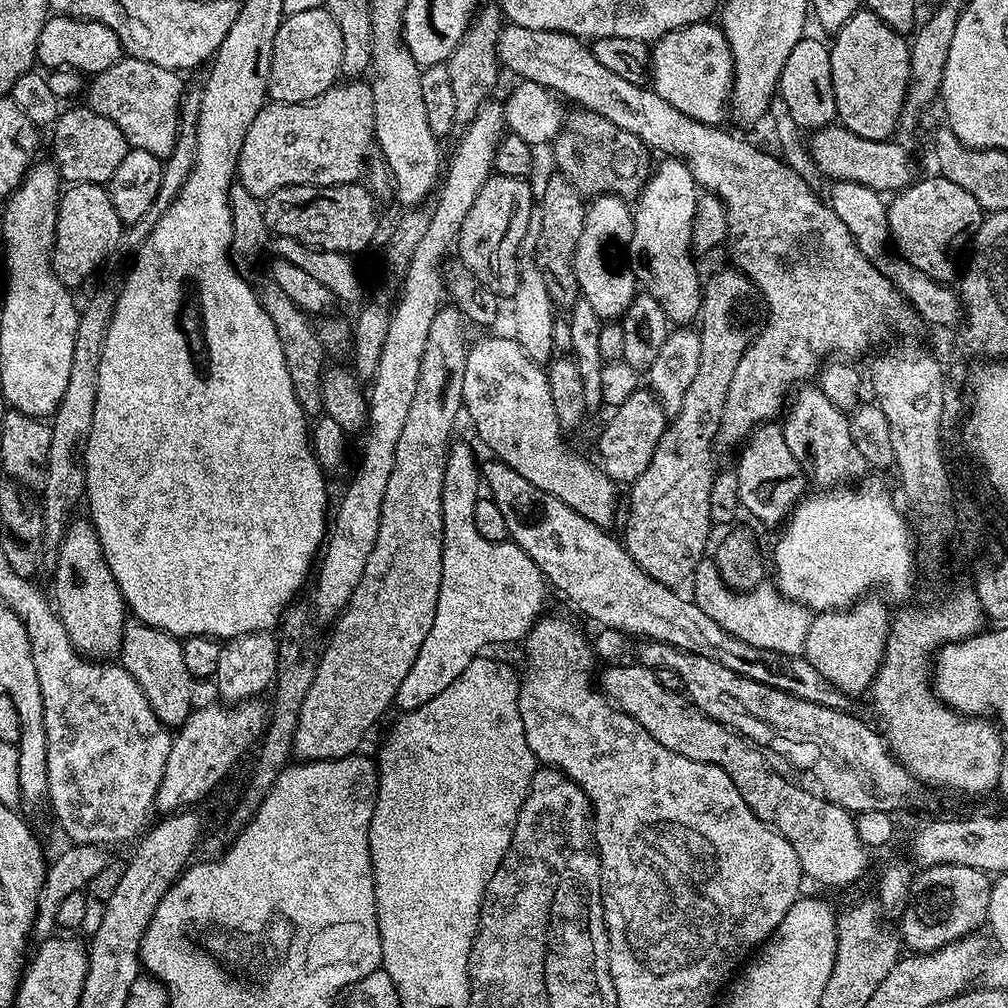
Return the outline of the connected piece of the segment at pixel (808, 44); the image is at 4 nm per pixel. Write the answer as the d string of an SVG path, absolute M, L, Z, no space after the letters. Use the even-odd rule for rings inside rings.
M808 34L798 42L798 46L794 46L794 50L790 50L790 58L786 58L786 66L782 66L778 99L786 106L797 129L827 128L837 119L836 103L834 102L834 78L830 70L831 57L829 45L815 40L812 34Z

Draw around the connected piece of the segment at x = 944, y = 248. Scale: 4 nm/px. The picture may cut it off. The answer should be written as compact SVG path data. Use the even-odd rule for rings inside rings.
M933 174L929 180L917 179L891 197L886 204L886 219L891 243L895 251L910 262L913 269L922 270L938 282L952 282L958 276L956 259L971 245L972 238L984 221L985 211L966 194L962 186ZM964 248L964 249L963 249ZM953 279L953 280L952 280ZM952 280L952 281L948 281Z

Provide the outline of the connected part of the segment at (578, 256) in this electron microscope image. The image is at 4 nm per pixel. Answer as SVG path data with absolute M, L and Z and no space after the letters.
M596 198L587 205L585 225L574 253L574 271L580 284L579 295L590 302L601 322L616 322L623 317L638 294L638 285L622 262L622 253L632 237L633 209L624 198Z

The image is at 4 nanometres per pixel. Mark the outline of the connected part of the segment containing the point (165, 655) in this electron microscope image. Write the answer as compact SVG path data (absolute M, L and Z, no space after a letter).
M129 619L124 625L118 660L138 682L138 686L142 686L154 714L162 723L179 726L193 712L194 677L186 670L186 661L182 658L182 643L177 637L149 624L143 624L141 620Z

